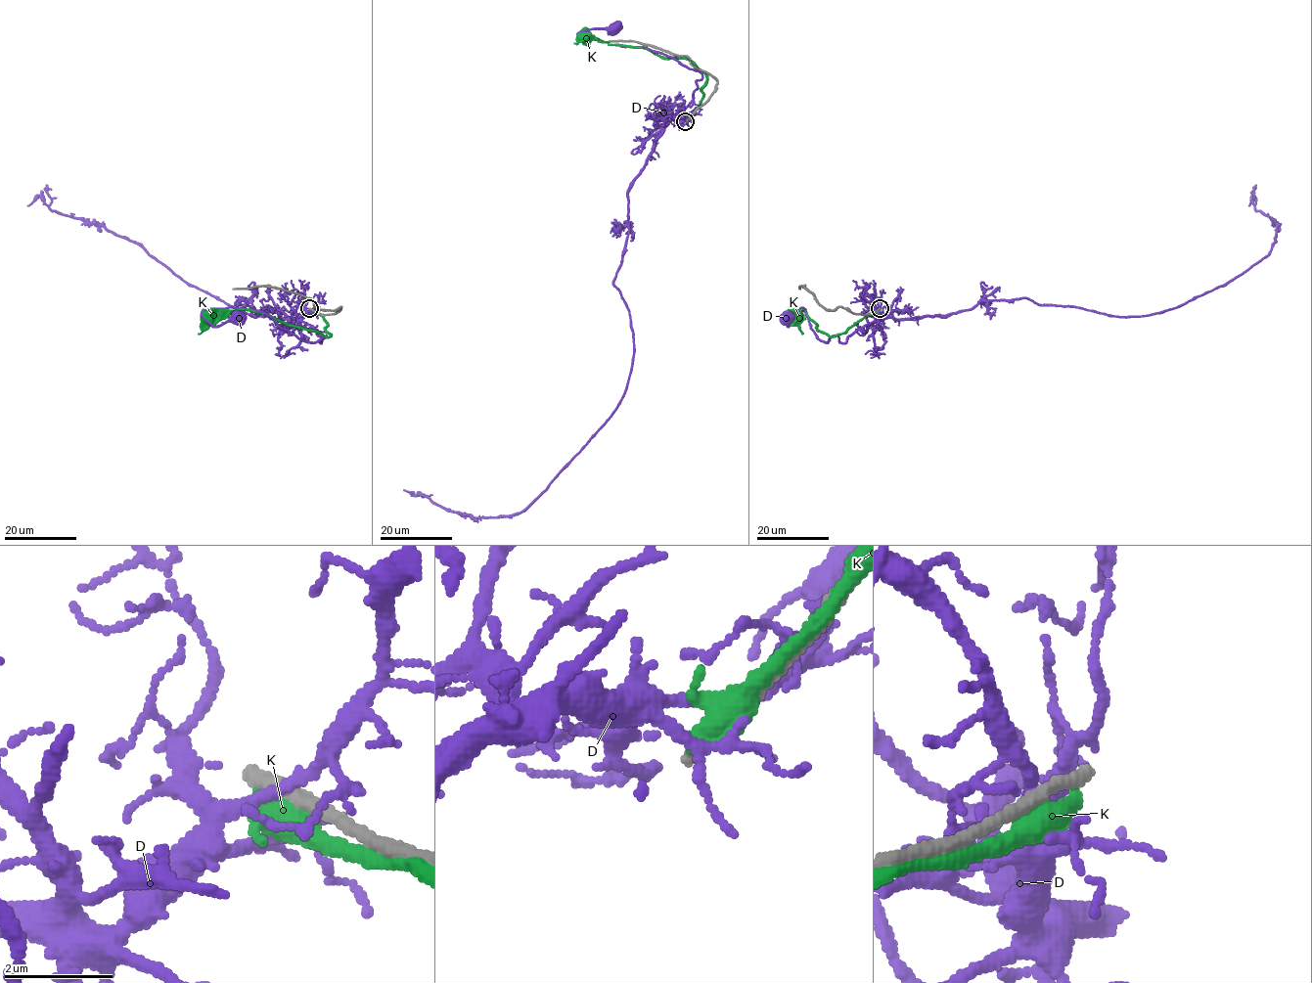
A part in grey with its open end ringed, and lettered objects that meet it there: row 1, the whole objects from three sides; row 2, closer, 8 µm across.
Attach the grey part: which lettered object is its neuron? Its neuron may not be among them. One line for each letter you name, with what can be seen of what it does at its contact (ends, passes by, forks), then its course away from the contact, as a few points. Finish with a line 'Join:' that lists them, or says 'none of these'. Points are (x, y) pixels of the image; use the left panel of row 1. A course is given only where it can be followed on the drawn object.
Join: none of these

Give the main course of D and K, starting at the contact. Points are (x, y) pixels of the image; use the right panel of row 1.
D: (876, 310), (876, 318), (844, 342), (836, 335), (821, 340), (803, 307), (795, 308), (788, 327), (787, 317)
K: (877, 310), (844, 333), (832, 336), (817, 330), (817, 325), (803, 309), (795, 316)

